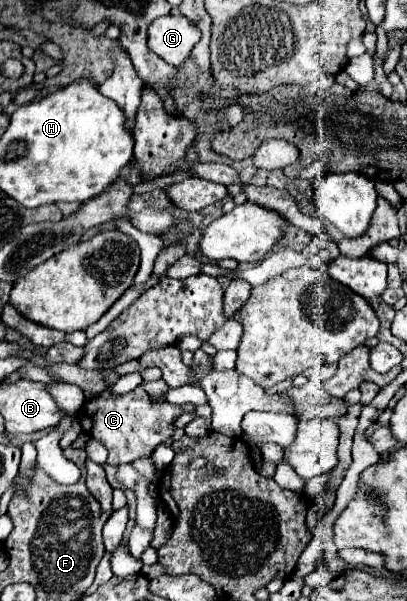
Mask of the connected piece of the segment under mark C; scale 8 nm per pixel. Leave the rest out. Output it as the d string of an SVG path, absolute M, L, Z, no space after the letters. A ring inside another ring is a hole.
M103 369L101 373L107 387L99 395L85 401L85 405L77 413L77 421L81 423L87 435L91 435L107 447L109 465L119 467L123 463L133 463L141 457L149 457L159 443L173 437L175 419L181 413L189 413L195 409L195 405L171 405L167 401L151 401L151 397L145 393L141 385L135 387L131 393L115 395L111 389L121 375L115 369Z

